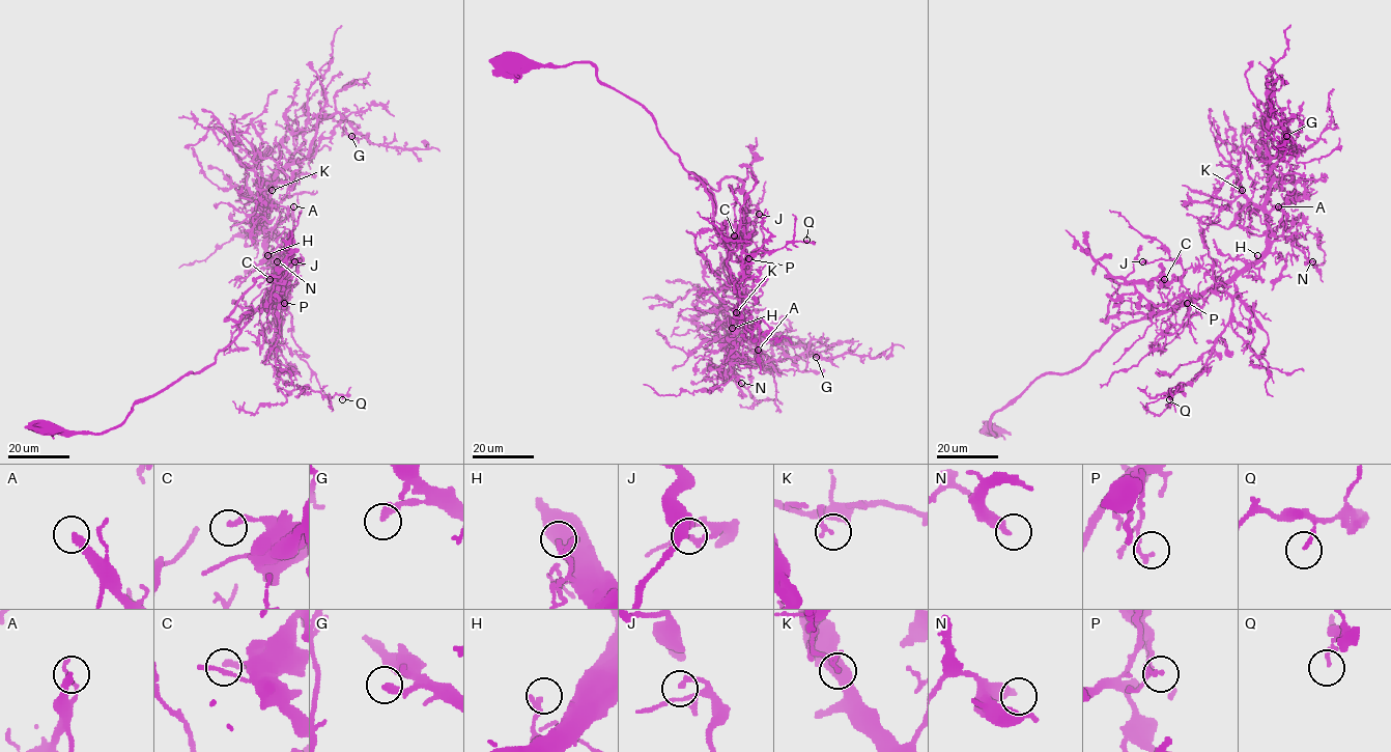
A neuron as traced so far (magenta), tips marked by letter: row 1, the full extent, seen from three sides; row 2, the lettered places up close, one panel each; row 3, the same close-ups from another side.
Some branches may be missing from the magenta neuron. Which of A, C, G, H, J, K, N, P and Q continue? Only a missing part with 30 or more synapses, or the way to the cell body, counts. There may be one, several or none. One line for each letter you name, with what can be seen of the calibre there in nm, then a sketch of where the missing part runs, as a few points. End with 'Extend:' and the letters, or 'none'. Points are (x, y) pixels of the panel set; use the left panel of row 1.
A: calibre 260 nm; course (293, 206), (308, 190), (310, 180), (315, 177)
Extend: A

